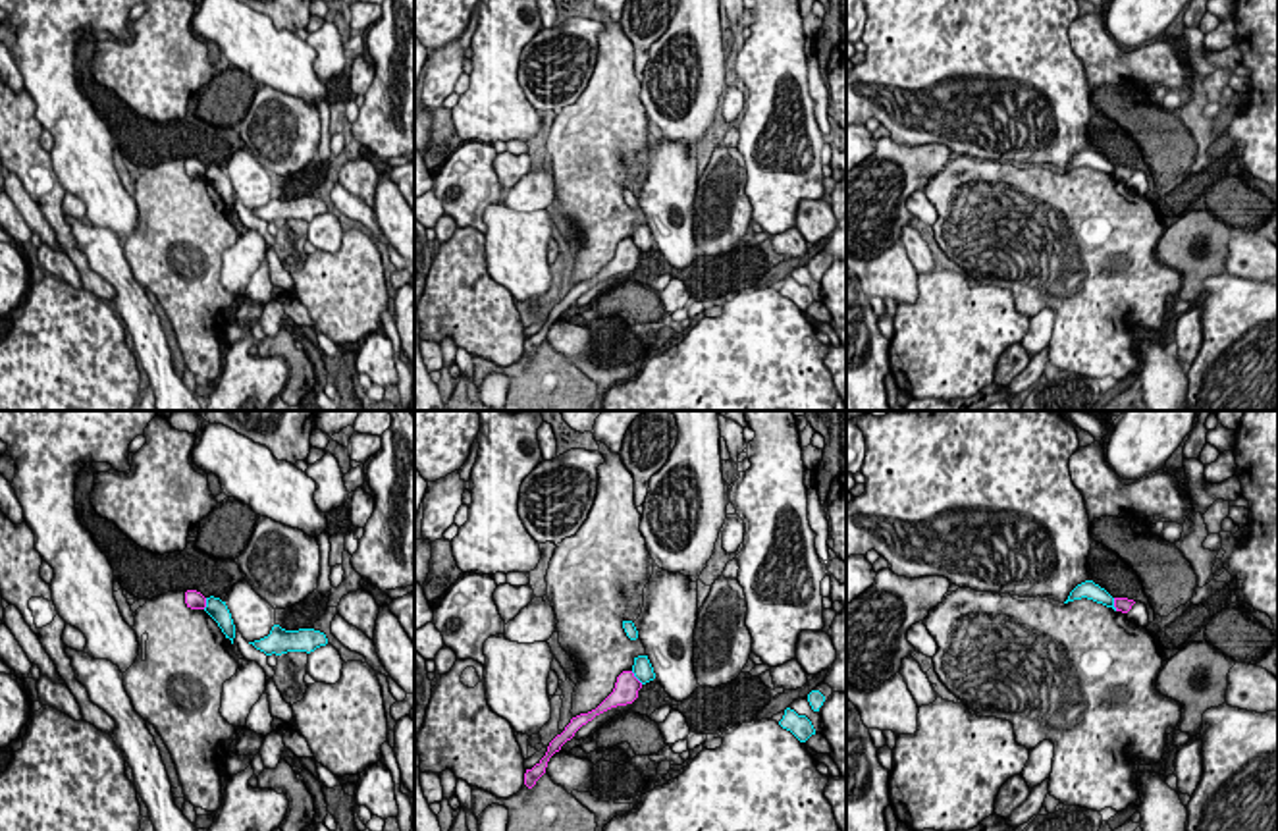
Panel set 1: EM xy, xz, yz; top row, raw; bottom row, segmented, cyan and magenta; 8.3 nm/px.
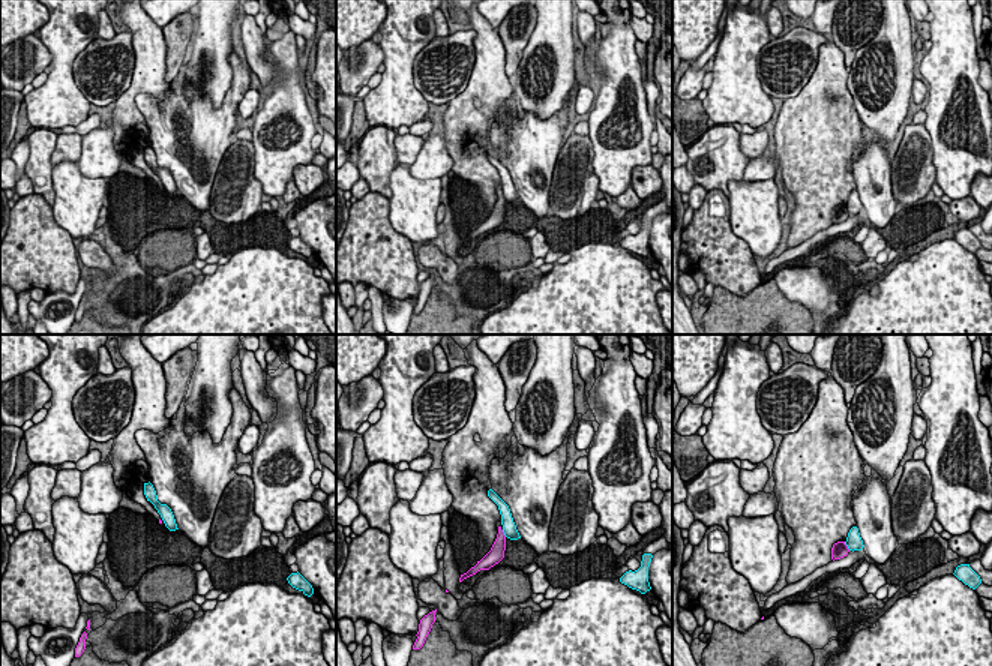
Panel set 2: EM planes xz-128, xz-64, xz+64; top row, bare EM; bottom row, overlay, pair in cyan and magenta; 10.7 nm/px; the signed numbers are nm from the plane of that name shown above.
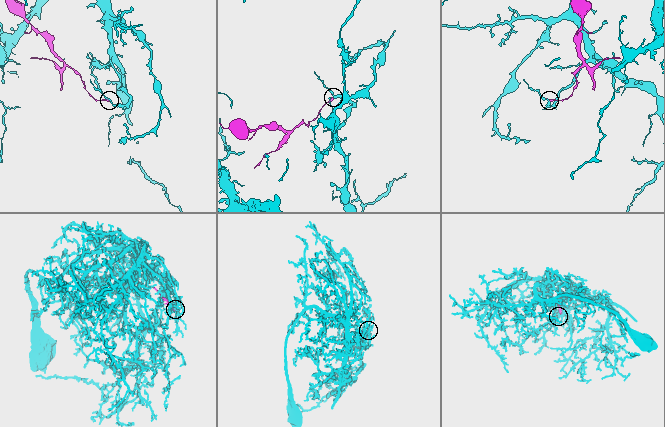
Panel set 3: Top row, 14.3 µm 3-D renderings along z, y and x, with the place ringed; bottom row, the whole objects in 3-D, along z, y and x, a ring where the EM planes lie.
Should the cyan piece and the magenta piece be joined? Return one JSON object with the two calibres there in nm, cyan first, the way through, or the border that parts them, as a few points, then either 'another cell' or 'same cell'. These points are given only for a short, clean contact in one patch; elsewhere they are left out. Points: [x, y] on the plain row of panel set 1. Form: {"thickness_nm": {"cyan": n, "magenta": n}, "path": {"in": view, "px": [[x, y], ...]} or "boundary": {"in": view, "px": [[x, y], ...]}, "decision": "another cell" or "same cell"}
{"thickness_nm": {"cyan": 170, "magenta": 200}, "boundary": {"in": "xz", "px": [[631, 240], [642, 251]]}, "decision": "another cell"}

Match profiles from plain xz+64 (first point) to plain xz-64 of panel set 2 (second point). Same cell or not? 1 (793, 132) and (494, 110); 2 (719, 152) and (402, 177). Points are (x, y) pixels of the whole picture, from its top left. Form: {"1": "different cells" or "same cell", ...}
{"1": "same cell", "2": "different cells"}

